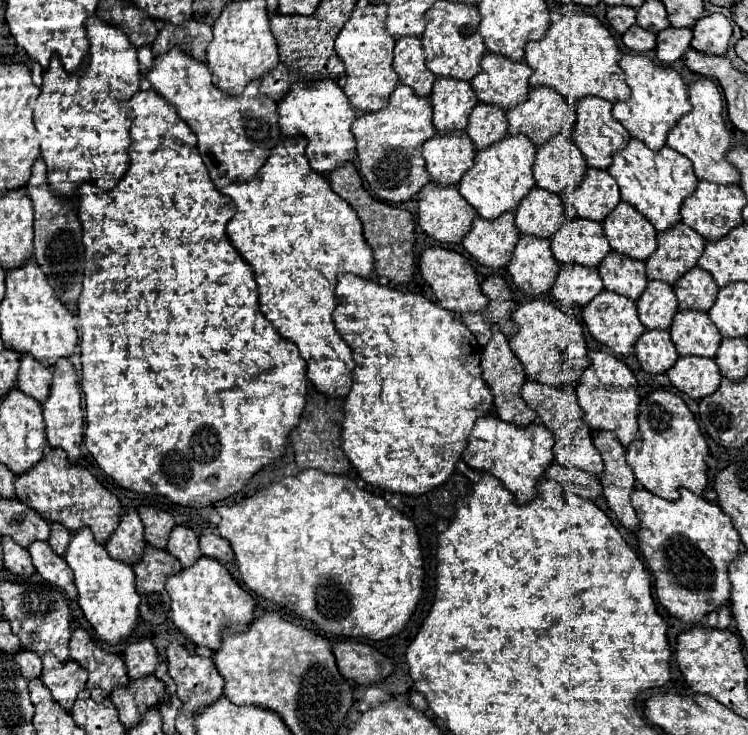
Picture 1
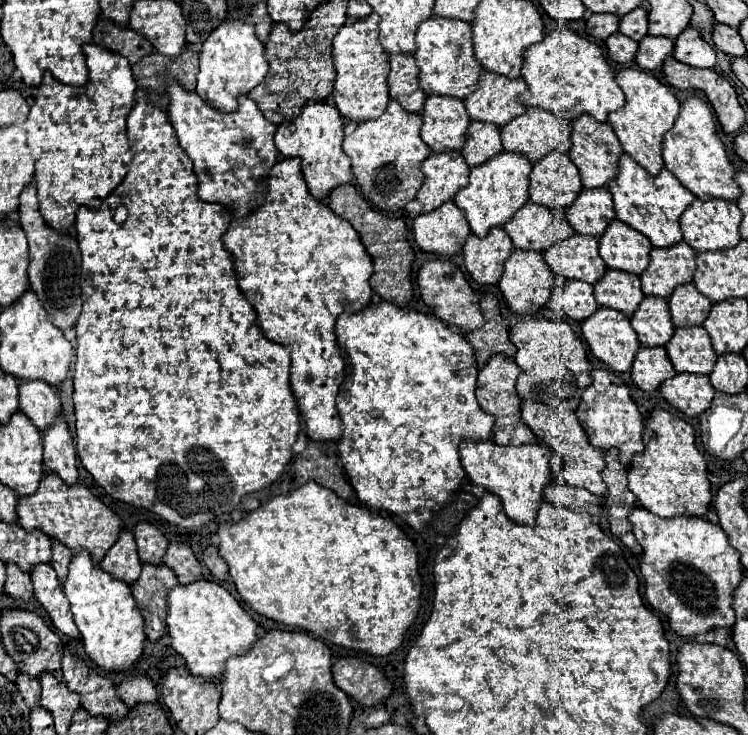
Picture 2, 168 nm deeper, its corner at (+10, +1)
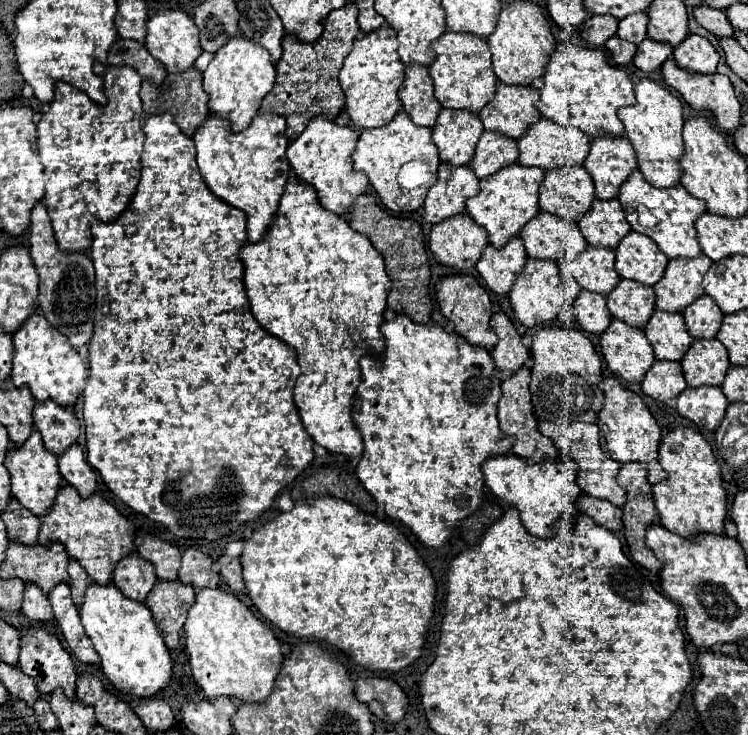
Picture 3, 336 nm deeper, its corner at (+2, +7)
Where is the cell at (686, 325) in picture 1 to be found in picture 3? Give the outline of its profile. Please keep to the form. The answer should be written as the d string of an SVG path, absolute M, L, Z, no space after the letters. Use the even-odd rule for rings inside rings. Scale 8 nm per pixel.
M692 339L692 345L684 353L680 365L688 387L722 385L730 359L718 339Z

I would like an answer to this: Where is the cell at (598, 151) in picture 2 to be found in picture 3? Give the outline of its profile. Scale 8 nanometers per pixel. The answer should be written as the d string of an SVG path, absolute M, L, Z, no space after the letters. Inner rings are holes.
M602 133L590 141L590 153L584 167L594 181L596 197L612 199L618 197L620 185L638 167L638 163L628 137Z

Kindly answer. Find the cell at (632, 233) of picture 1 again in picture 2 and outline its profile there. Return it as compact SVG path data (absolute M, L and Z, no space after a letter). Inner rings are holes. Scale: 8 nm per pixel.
M614 221L608 225L600 239L600 257L608 269L642 275L650 261L652 245L646 235L640 235L632 227Z

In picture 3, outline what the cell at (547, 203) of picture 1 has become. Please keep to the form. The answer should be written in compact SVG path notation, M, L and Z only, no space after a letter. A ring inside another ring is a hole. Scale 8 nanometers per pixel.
M540 211L534 215L520 231L520 239L524 241L528 257L538 259L560 259L564 255L572 255L582 251L588 243L582 233L576 229L578 225L566 223L562 217Z

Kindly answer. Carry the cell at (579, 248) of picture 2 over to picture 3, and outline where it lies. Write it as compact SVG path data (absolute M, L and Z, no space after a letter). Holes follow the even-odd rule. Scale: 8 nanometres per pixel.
M588 245L572 259L570 269L580 287L600 295L608 295L620 279L614 269L614 251L608 247Z

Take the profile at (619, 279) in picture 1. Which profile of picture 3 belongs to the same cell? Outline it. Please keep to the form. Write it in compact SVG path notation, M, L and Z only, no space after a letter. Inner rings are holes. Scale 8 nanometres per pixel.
M620 279L606 297L612 317L626 321L632 327L644 327L654 311L654 289L632 279Z

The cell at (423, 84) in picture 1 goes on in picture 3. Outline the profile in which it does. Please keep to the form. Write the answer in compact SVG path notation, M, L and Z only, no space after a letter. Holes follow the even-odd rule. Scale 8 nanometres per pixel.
M406 65L404 75L406 75L404 83L398 91L404 111L410 115L410 119L416 125L430 127L432 123L436 123L436 117L442 107L438 105L438 99L434 97L434 85L428 75L428 67Z

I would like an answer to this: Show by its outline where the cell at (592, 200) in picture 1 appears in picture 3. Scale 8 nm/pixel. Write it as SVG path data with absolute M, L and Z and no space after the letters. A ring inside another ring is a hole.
M594 199L578 225L590 245L604 245L610 249L614 249L620 243L620 237L630 231L618 199Z

